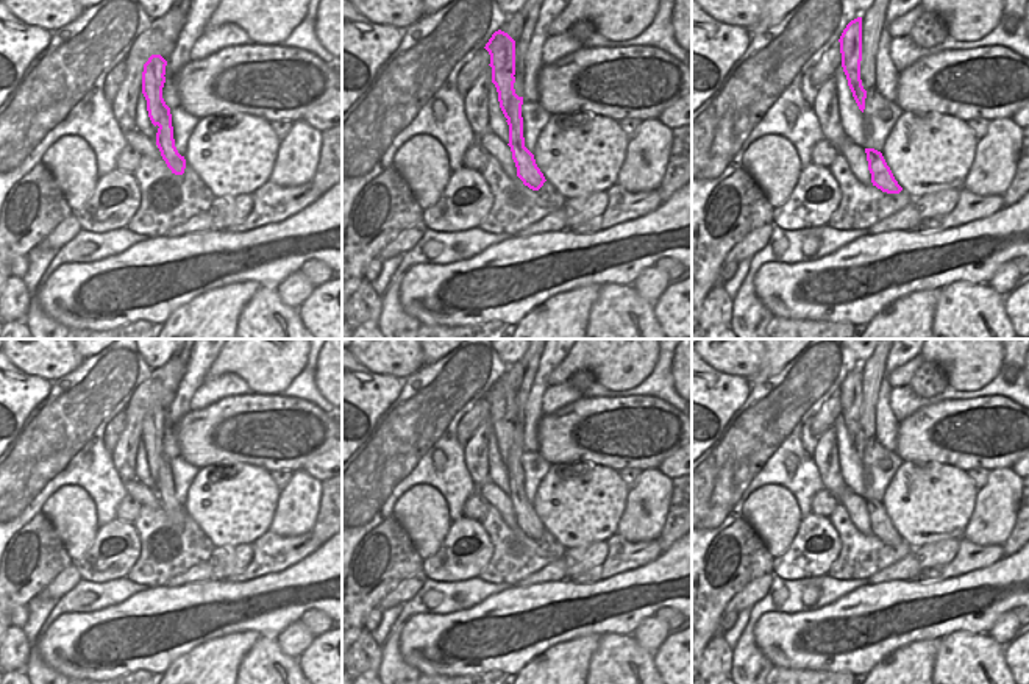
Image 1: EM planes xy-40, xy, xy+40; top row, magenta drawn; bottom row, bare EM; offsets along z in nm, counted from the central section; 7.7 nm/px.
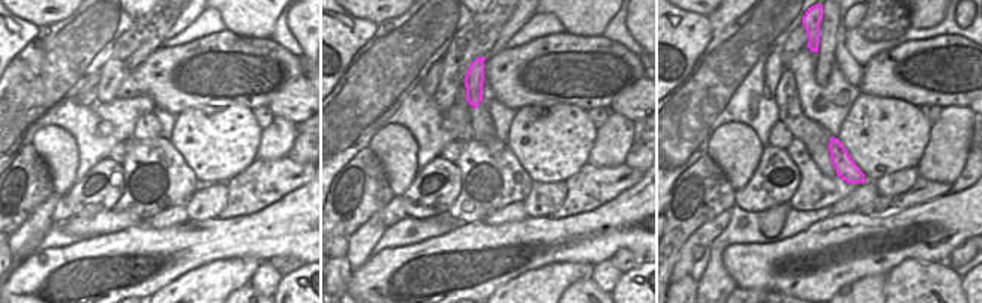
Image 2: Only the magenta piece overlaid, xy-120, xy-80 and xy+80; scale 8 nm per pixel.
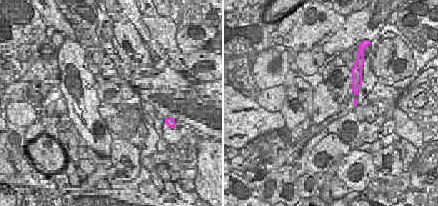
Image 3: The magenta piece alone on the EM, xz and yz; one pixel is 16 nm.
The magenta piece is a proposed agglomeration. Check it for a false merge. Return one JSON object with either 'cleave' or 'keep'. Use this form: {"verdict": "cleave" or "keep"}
{"verdict": "cleave"}

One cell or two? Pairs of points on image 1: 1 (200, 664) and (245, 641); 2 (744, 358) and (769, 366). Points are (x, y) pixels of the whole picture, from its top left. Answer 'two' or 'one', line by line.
1: one
2: two

